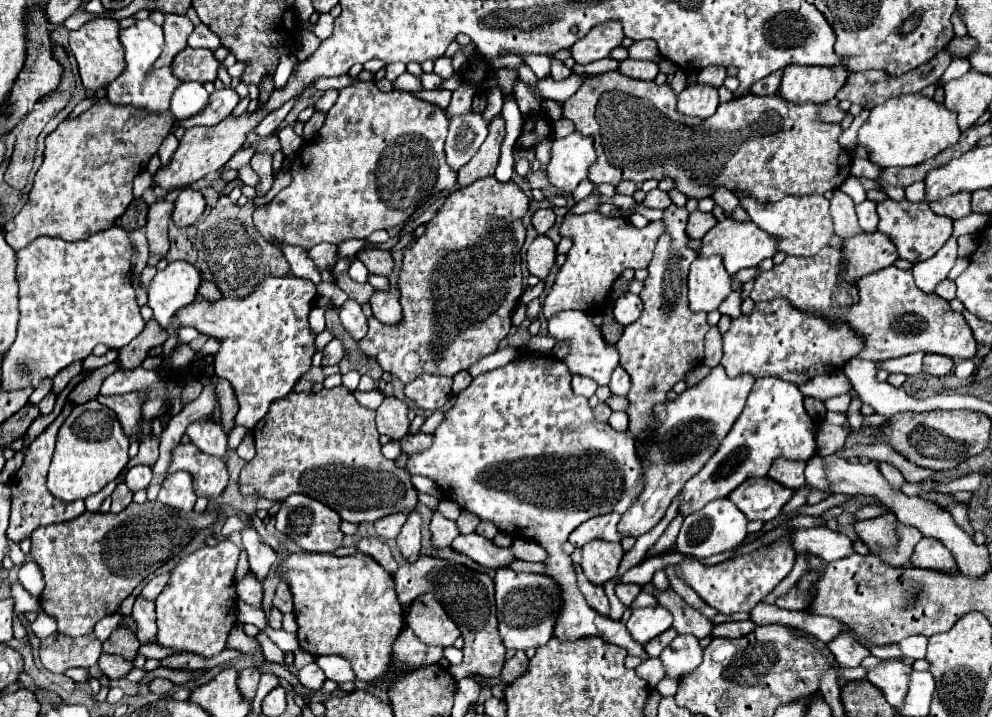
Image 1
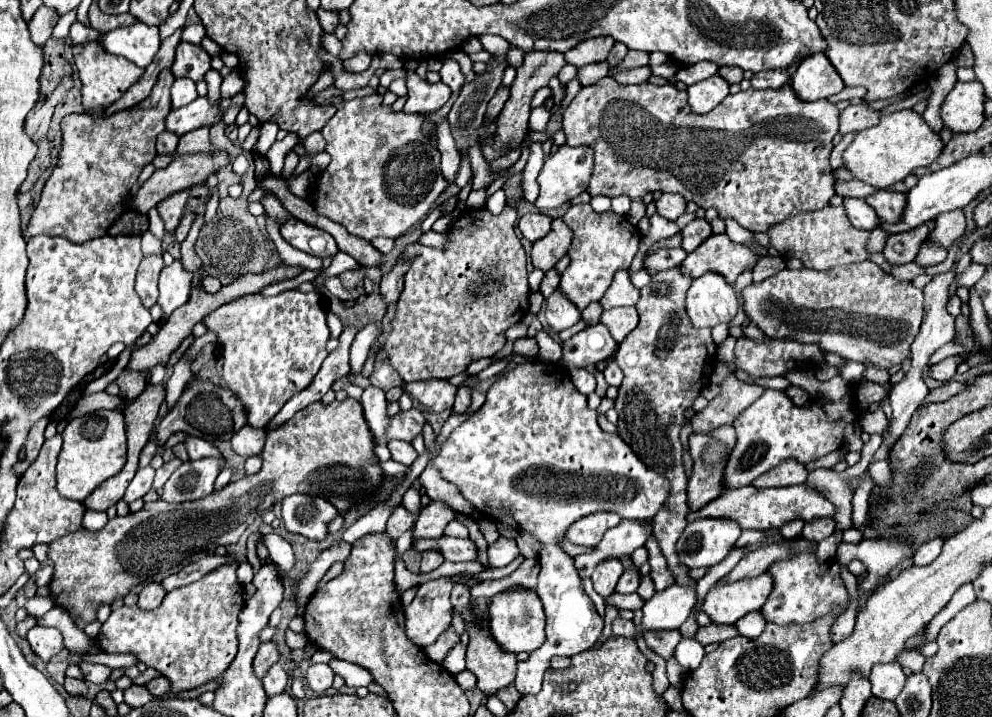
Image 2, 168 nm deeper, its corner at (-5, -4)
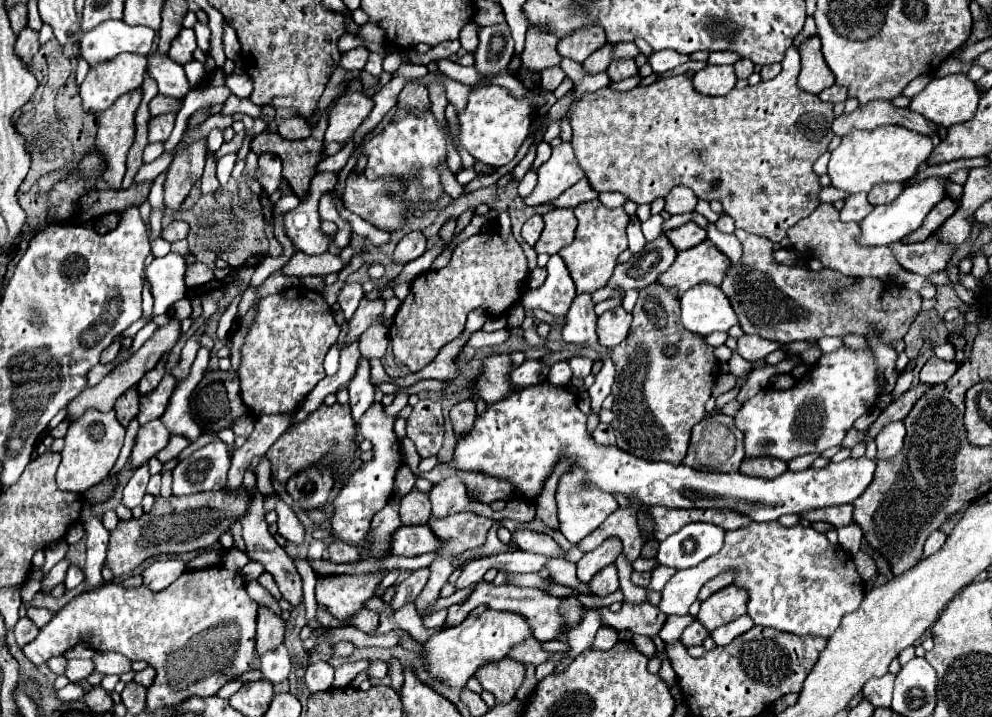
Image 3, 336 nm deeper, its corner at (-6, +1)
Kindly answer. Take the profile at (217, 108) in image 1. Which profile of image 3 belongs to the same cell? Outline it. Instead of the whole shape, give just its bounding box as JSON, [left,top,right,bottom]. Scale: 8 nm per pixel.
[149,93,179,117]

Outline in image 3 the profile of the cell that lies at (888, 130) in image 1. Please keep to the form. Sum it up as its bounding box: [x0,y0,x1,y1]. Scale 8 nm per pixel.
[827,125,933,195]

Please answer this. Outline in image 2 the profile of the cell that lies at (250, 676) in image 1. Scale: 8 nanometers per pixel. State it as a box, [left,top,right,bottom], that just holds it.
[254,642,278,678]

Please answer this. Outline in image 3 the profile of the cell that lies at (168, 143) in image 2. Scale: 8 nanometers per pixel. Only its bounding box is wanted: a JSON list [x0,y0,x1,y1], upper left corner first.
[149,113,177,141]

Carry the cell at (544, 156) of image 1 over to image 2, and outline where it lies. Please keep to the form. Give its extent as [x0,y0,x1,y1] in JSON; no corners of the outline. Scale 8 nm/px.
[530,106,552,132]

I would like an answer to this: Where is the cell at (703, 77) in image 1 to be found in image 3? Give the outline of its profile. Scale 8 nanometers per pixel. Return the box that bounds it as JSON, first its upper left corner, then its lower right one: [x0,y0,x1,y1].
[735,59,755,79]

